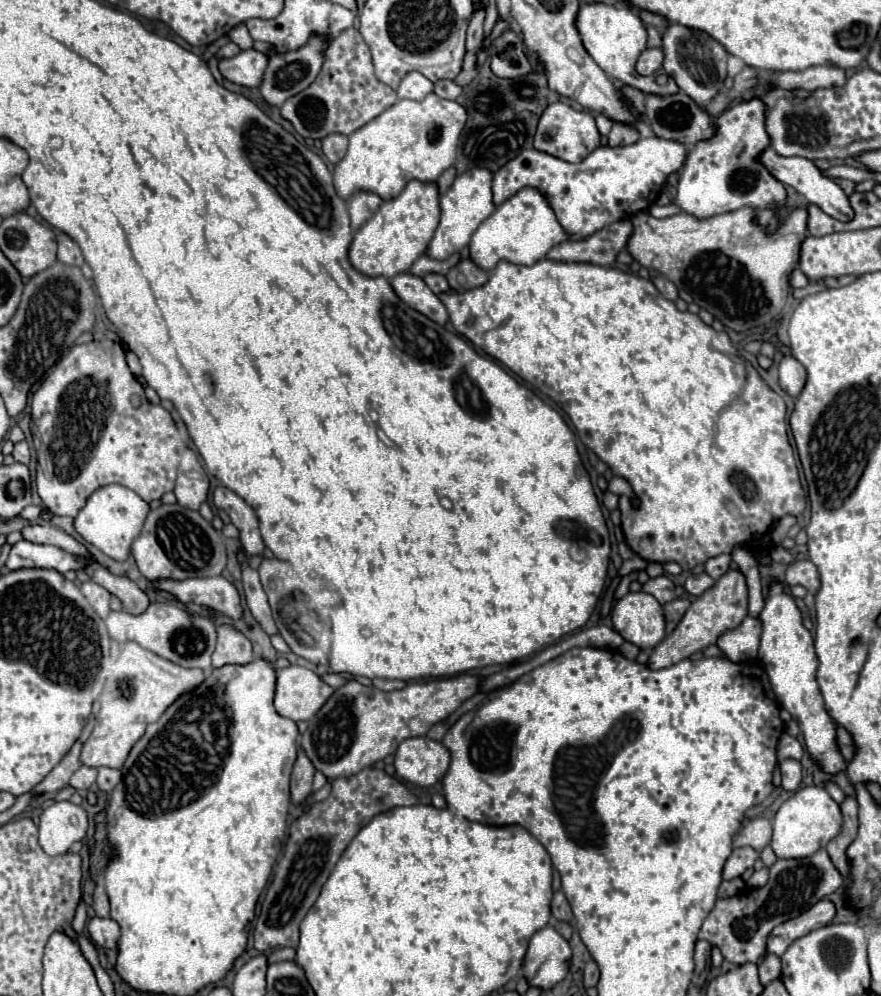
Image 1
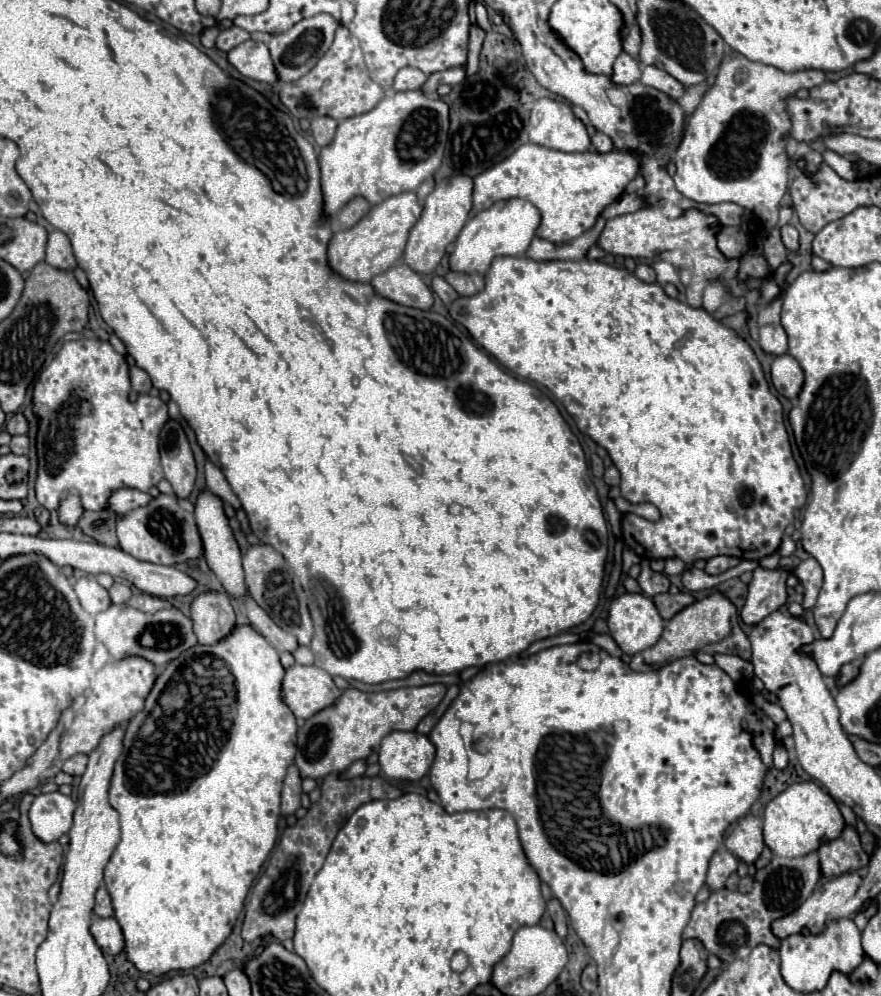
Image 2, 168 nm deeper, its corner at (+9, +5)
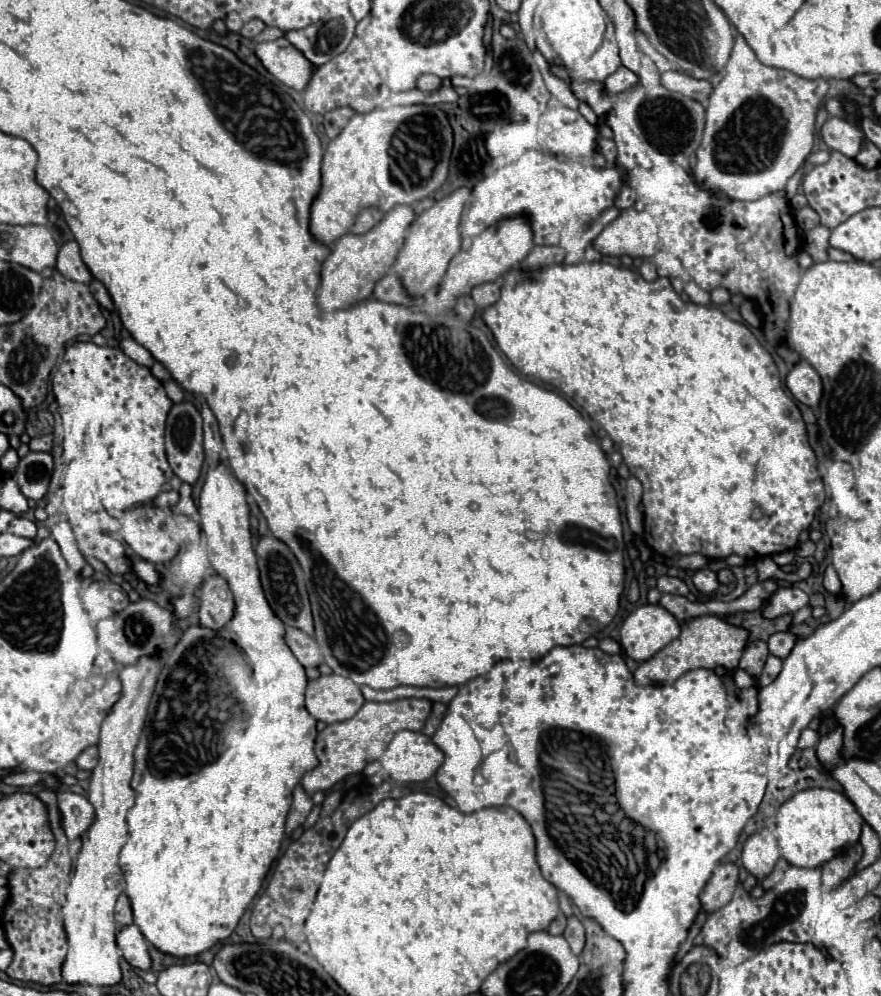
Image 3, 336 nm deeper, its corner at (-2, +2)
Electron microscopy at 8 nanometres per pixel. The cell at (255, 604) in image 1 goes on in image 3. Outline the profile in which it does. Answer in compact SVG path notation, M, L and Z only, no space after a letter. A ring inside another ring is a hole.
M290 627L286 633L286 643L304 667L318 667L322 663L322 655L314 637L304 635L304 631Z

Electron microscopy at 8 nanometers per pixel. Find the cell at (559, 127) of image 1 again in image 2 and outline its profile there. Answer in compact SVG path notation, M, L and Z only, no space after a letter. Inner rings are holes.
M541 98L537 100L537 104L531 110L531 128L529 128L529 140L545 146L545 148L553 148L553 150L561 150L561 152L585 152L591 148L591 140L587 134L585 124L573 114L571 106L565 102L557 102L551 98Z

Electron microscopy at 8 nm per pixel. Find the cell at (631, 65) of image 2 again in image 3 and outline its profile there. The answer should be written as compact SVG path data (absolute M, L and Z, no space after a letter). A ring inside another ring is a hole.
M620 67L620 69L616 69L616 71L604 81L604 93L606 93L608 97L614 97L614 95L618 95L618 93L634 87L636 83L638 83L638 77L636 77L632 71L628 71L626 67Z

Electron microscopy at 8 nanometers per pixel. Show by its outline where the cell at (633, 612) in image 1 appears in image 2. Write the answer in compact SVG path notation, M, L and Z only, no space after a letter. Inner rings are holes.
M621 594L611 602L607 626L625 654L637 654L653 646L663 632L663 618L645 594Z

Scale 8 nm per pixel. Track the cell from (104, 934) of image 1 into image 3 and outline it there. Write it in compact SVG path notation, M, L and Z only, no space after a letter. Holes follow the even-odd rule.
M128 925L118 931L118 945L122 949L124 959L132 967L138 967L144 971L152 967L152 957L148 953L148 941L144 939L142 931L136 925Z

